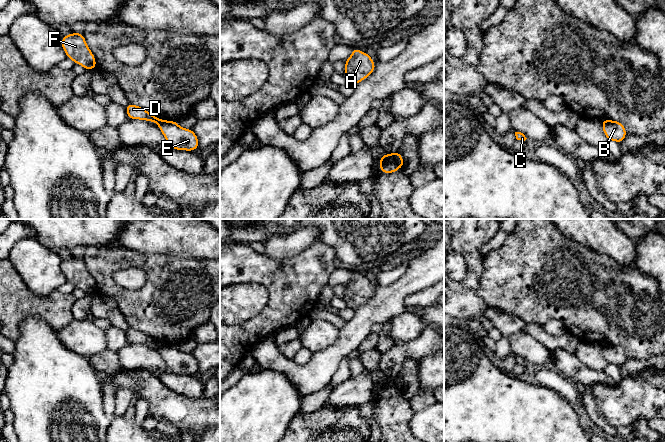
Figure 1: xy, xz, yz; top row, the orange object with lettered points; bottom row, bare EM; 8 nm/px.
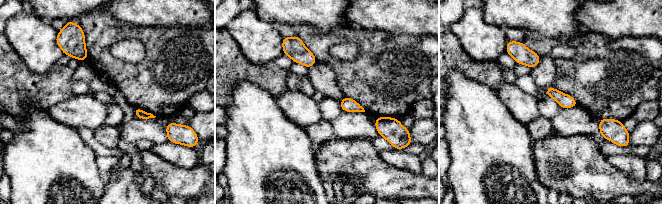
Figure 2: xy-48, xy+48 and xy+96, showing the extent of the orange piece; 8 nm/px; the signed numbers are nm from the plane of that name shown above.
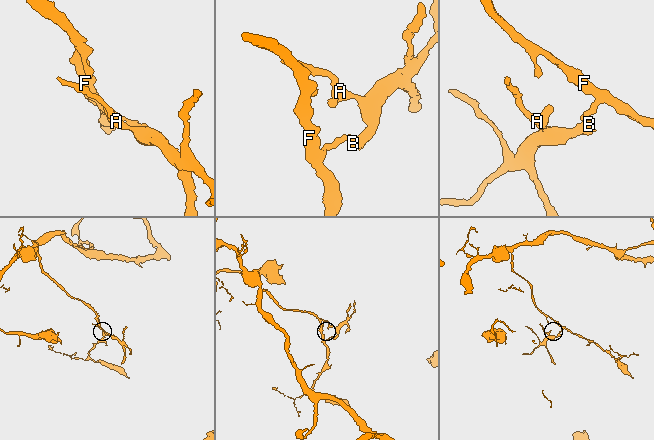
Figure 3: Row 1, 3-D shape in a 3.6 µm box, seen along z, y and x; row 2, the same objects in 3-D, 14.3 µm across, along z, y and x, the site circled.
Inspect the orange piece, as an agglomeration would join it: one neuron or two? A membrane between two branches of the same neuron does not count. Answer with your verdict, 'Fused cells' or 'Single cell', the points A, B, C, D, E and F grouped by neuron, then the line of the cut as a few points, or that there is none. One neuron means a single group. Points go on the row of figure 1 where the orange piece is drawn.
Fused cells. Groups: A B C E / D F. Split along xy (165, 121), (157, 122)

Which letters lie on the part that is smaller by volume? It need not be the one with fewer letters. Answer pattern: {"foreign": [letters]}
{"foreign": ["A", "B", "C", "E"]}

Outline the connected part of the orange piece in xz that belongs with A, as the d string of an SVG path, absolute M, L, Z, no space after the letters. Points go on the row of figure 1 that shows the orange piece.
M351 48L352 56L345 61L345 72L344 76L347 83L356 85L360 81L366 79L371 73L374 72L376 63L370 58L369 53L360 52L358 48Z

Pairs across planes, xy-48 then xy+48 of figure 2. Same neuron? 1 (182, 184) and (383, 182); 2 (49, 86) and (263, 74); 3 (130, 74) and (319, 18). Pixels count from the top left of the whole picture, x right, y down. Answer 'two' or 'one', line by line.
1: one
2: one
3: two

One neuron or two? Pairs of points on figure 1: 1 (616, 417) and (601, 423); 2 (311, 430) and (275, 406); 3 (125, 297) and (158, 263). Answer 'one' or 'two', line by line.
1: two
2: two
3: one

